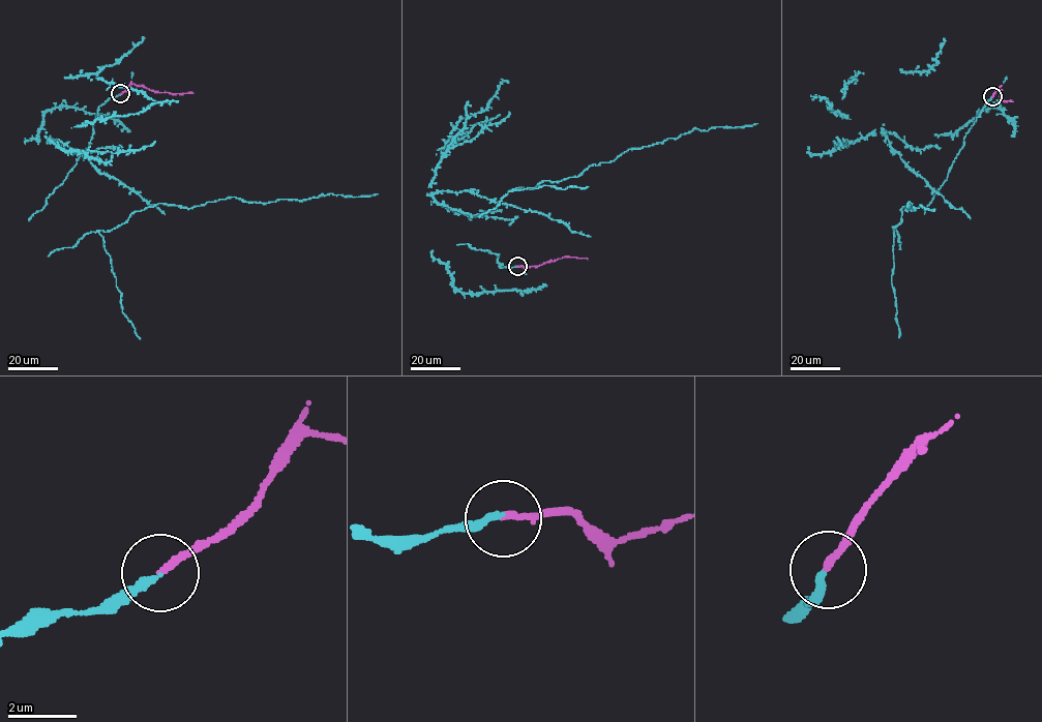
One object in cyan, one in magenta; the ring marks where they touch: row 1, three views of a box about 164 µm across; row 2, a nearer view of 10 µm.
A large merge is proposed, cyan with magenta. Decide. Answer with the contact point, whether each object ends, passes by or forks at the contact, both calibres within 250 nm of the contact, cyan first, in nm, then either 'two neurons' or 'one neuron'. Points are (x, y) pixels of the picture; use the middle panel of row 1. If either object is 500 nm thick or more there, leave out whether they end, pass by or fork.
(517, 266) | cyan ends | magenta ends | 200/200 nm | one neuron

